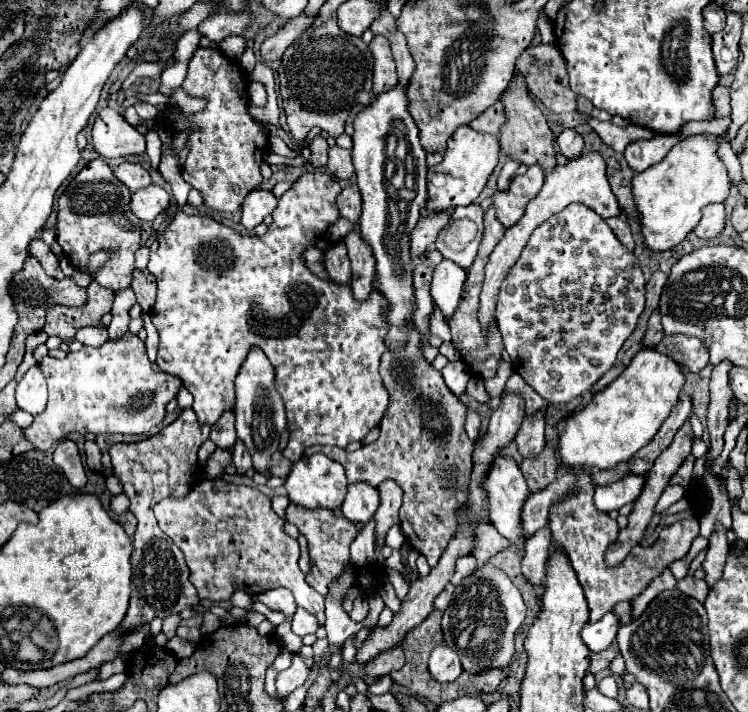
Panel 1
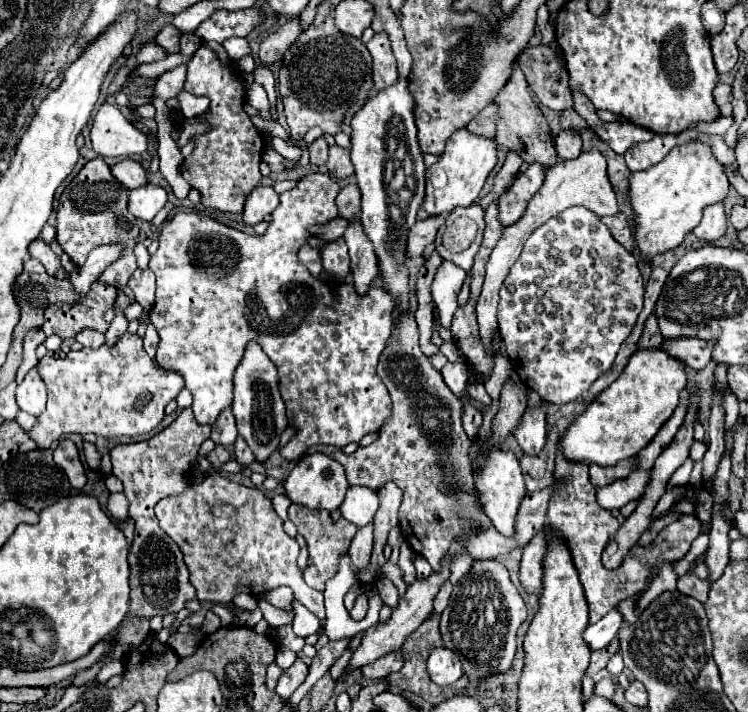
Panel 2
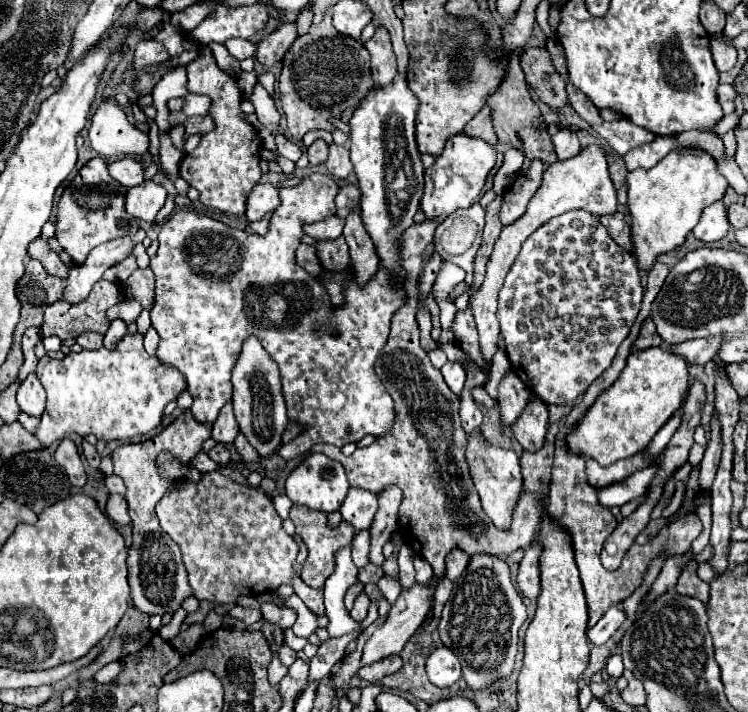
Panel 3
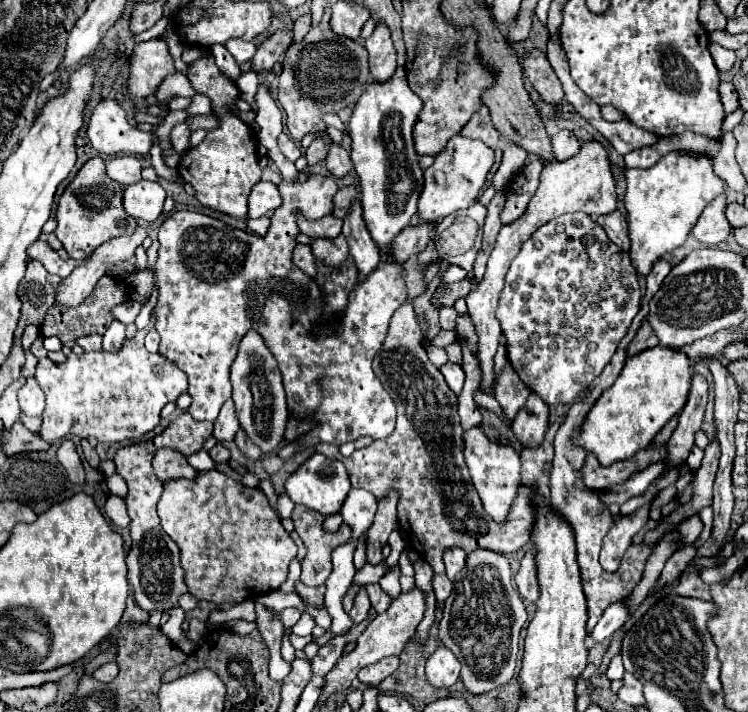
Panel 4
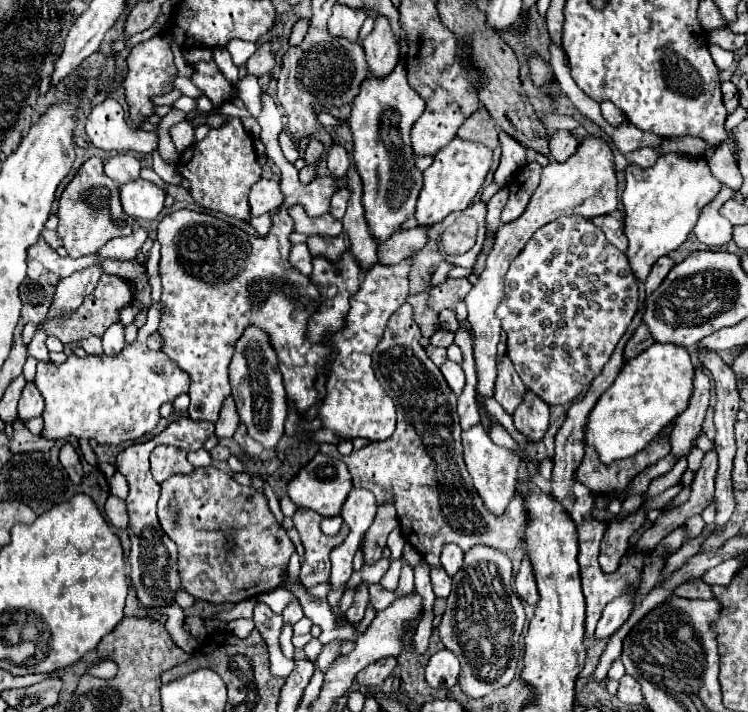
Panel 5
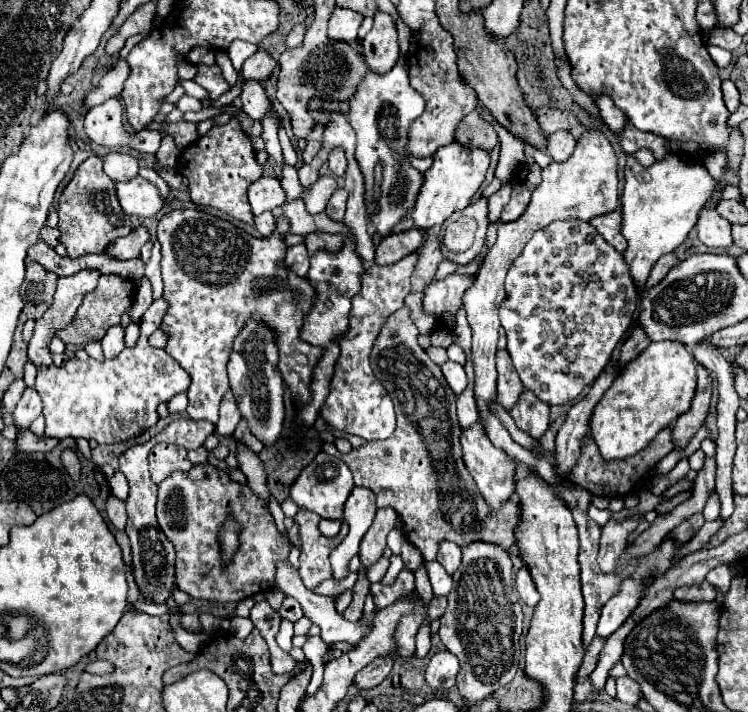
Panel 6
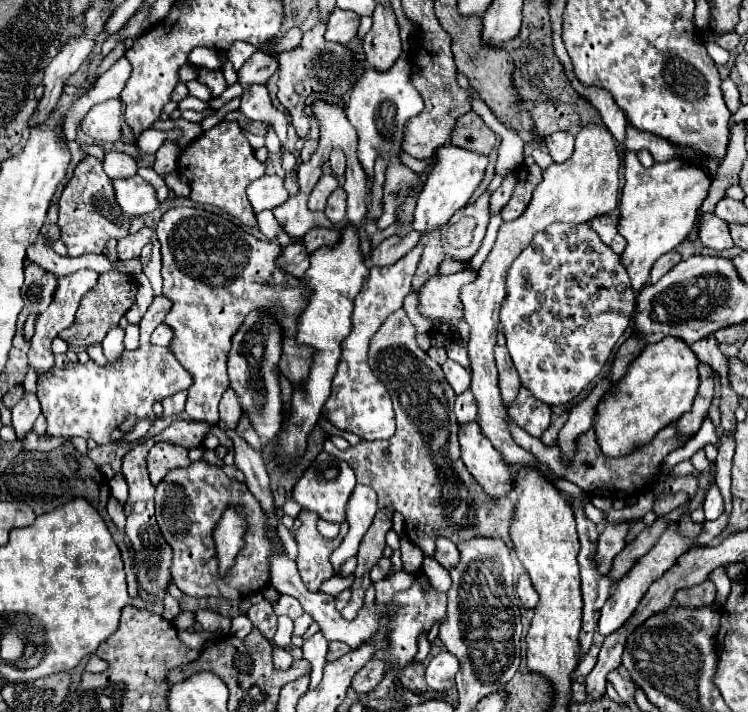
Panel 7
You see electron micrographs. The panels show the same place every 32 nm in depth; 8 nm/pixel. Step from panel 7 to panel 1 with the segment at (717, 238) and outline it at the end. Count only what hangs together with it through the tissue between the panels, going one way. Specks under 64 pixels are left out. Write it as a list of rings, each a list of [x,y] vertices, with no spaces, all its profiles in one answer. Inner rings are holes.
[[[710,204],[702,210],[702,220],[698,224],[698,228],[694,228],[694,234],[698,238],[716,238],[722,234],[726,224],[726,212],[724,212],[724,204]]]

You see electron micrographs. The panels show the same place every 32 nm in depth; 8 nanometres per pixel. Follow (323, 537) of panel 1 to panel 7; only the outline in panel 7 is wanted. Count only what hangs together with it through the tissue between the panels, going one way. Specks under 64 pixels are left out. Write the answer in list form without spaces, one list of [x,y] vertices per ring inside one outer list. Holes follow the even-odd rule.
[[[302,510],[298,518],[302,520],[302,526],[296,528],[296,532],[294,532],[294,540],[298,544],[296,564],[298,564],[298,572],[300,572],[300,578],[306,584],[306,588],[310,592],[316,592],[324,580],[334,576],[334,568],[330,564],[330,554],[334,548],[338,548],[338,544],[346,536],[348,522],[340,524],[340,534],[334,540],[326,540],[316,530],[318,516],[314,512]]]

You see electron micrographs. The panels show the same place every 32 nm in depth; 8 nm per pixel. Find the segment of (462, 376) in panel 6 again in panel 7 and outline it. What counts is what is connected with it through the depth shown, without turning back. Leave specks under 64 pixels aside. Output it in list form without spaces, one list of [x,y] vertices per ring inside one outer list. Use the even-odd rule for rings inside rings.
[[[446,360],[442,364],[442,370],[444,370],[444,376],[446,376],[448,384],[452,386],[452,390],[456,394],[462,394],[464,390],[470,388],[470,372],[466,368],[462,368],[458,362]]]

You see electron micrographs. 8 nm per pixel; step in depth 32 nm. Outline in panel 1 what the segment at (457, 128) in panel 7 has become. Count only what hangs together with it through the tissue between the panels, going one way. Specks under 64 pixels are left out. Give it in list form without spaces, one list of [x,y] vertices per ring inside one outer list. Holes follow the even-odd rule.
[[[492,104],[488,110],[484,110],[478,118],[474,118],[470,122],[470,128],[474,128],[476,132],[488,132],[488,134],[496,134],[500,124],[502,124],[504,116],[502,116],[502,104]]]

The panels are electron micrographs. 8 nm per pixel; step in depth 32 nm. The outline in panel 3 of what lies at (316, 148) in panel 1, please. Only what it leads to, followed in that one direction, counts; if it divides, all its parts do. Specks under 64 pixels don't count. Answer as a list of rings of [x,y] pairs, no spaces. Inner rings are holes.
[[[314,140],[312,146],[308,148],[308,160],[310,160],[310,164],[312,166],[322,164],[322,162],[326,162],[326,158],[328,158],[328,144],[324,140]]]

